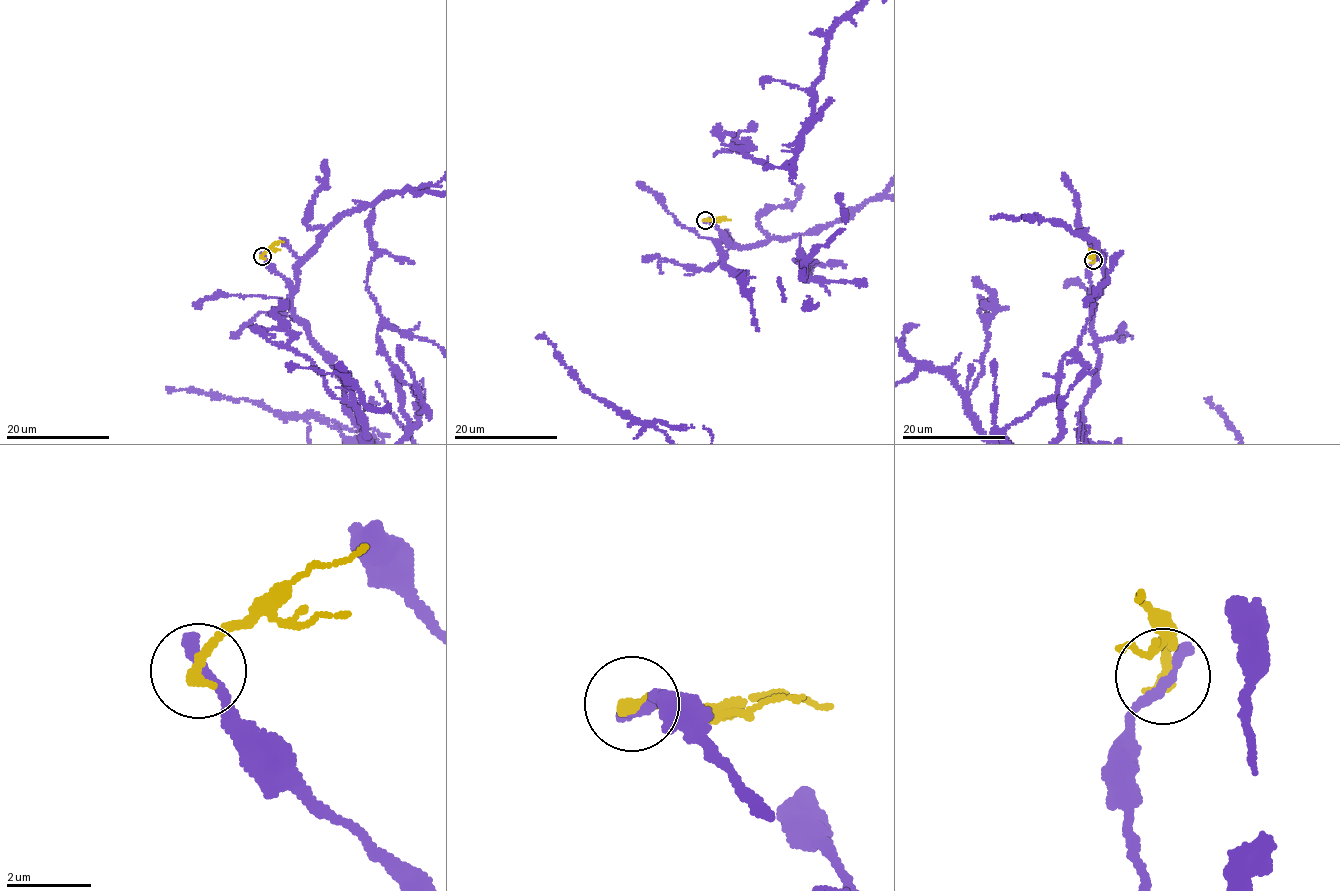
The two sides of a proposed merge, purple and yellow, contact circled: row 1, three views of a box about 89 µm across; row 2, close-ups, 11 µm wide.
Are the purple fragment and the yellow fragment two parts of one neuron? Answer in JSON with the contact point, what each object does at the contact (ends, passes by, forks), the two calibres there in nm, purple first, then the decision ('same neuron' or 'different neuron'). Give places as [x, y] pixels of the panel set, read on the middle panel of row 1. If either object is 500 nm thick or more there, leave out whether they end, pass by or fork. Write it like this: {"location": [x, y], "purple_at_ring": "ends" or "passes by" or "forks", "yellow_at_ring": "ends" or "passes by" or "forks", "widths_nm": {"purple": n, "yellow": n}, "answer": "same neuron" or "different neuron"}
{"location": [705, 220], "purple_at_ring": "ends", "yellow_at_ring": "ends", "widths_nm": {"purple": 360, "yellow": 320}, "answer": "different neuron"}

